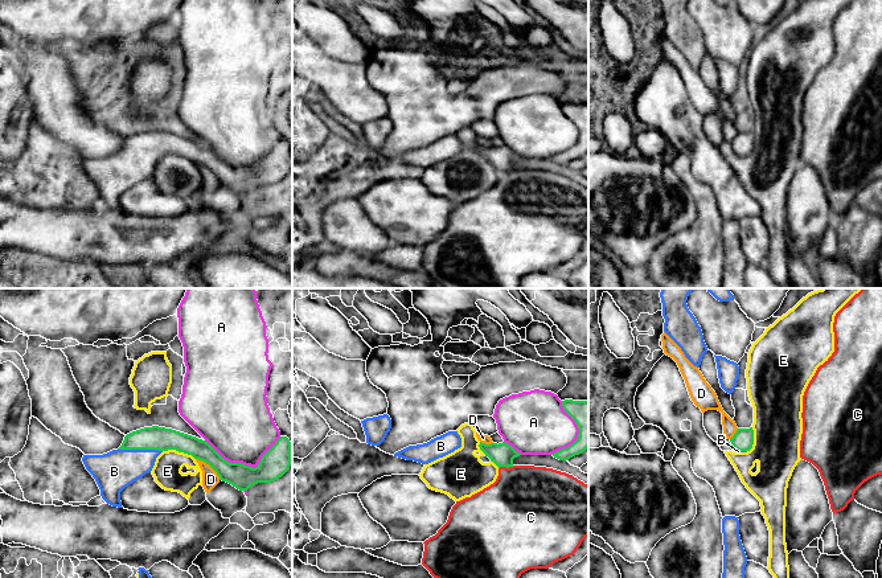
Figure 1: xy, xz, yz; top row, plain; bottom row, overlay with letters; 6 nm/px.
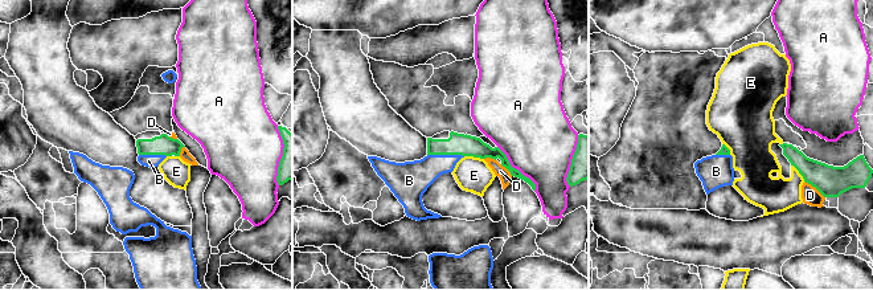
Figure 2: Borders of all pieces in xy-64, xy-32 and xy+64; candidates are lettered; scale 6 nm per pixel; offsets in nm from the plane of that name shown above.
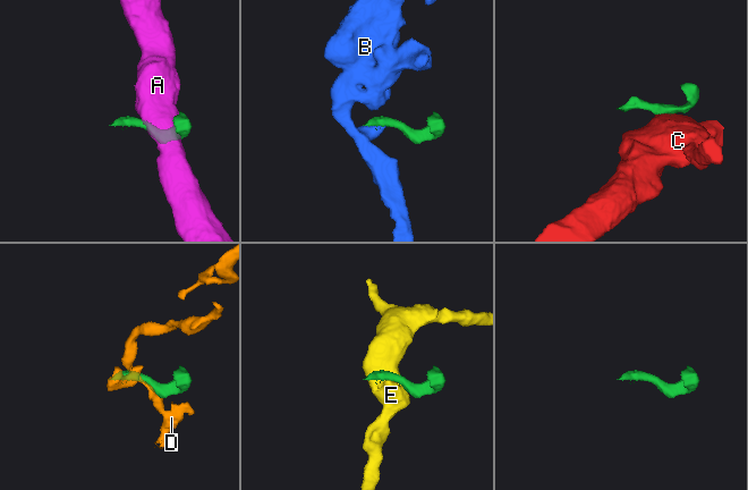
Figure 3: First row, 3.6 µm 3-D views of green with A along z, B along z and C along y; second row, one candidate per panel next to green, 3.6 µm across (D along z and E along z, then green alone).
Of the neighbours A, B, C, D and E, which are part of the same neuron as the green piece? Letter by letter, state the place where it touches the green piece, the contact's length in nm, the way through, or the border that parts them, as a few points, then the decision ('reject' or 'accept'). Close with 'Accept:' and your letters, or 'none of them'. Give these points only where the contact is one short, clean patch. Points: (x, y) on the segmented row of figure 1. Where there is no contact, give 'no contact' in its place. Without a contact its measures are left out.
A: xy (245, 466) | 460 nm | reject
B: xy (140, 449) | 280 nm | accept
C: xz (505, 466) | 100 nm | along xz (513, 466), (499, 468) | reject
D: xy (209, 464) | 200 nm | along xy (196, 458), (205, 462), (220, 479) | reject
E: xy (179, 451) | 200 nm | along xy (163, 450), (183, 451), (195, 459) | reject
Accept: B

